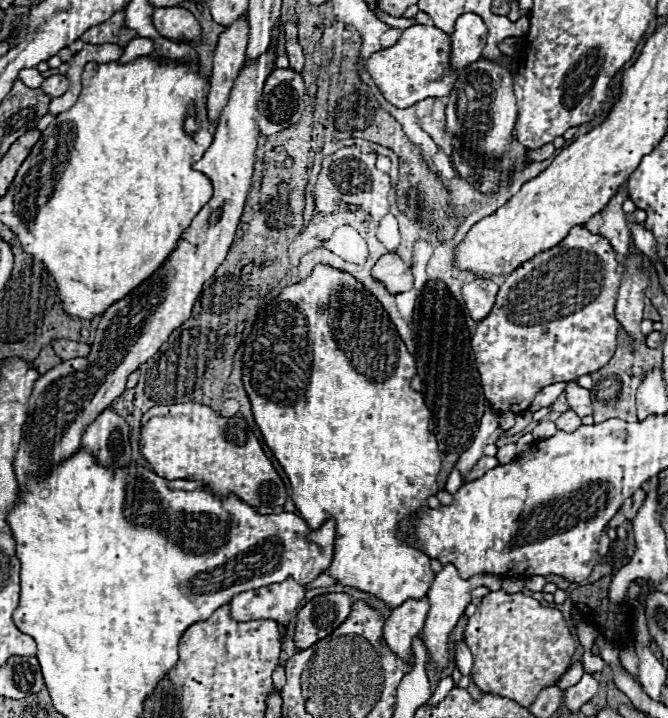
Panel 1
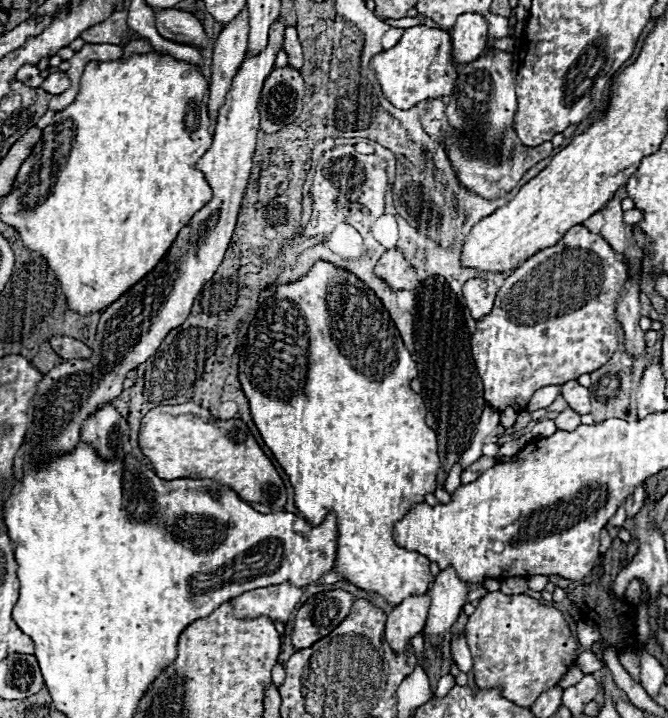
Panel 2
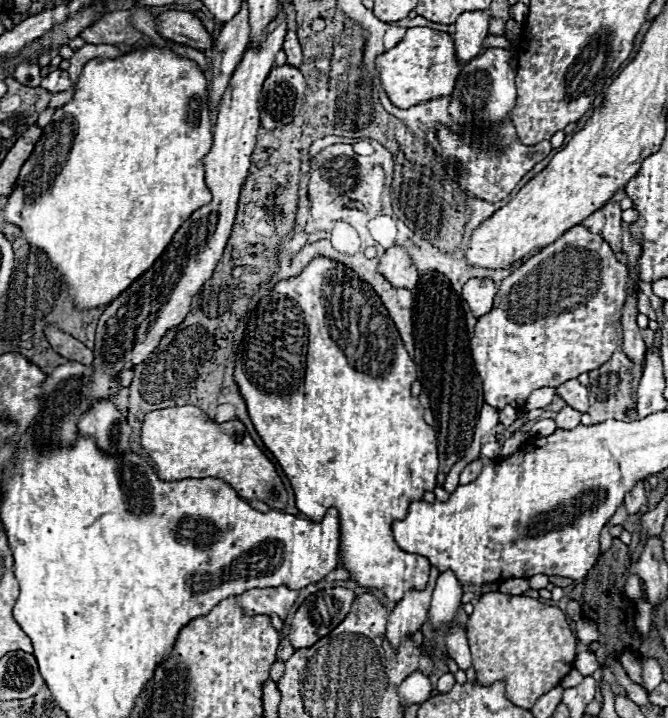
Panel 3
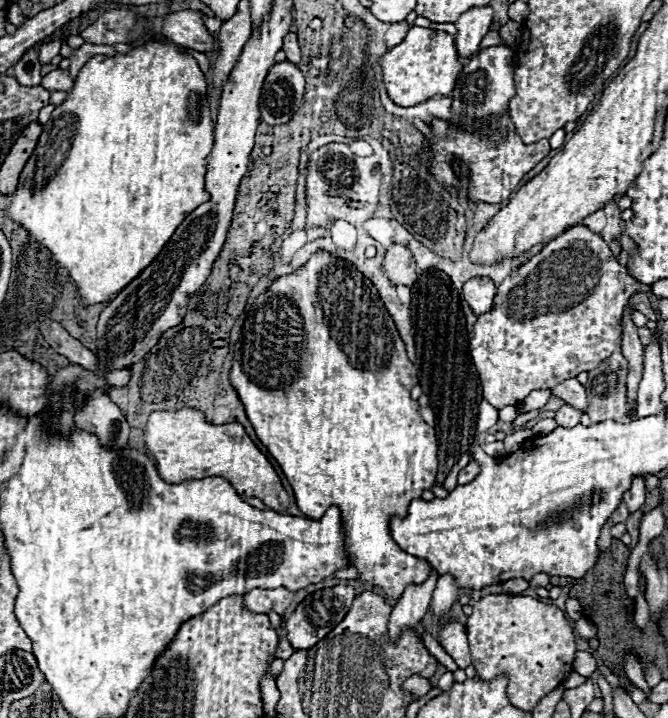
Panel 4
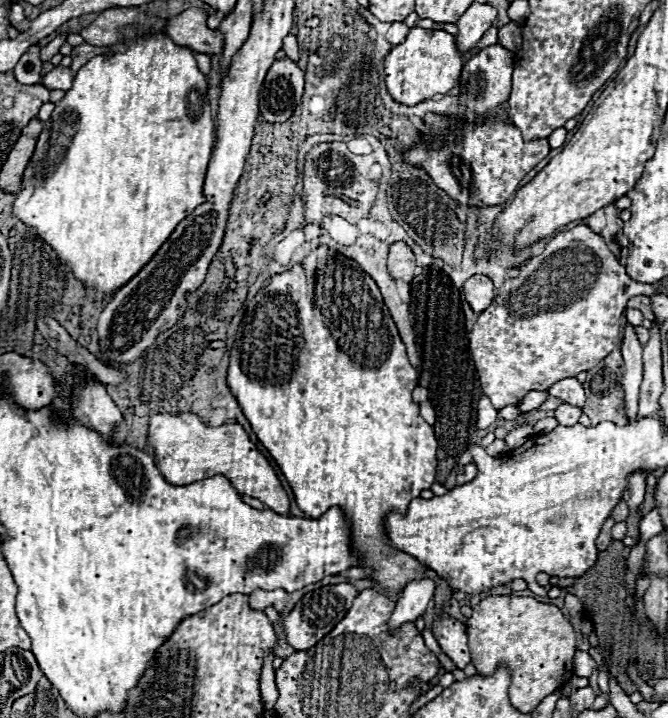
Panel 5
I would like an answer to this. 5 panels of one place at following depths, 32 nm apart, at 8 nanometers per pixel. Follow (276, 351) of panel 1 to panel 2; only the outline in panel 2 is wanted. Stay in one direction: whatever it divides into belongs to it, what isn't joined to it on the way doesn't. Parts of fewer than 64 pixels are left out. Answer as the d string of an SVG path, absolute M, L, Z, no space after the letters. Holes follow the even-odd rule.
M320 260L310 268L310 272L304 278L278 286L276 294L270 300L266 300L262 304L262 308L258 310L256 318L250 324L248 336L238 346L238 350L240 350L240 364L238 364L240 384L242 384L242 390L248 398L248 402L250 402L250 412L252 412L254 424L258 426L264 444L272 450L274 458L278 460L278 464L288 474L288 478L292 482L292 488L294 488L296 508L304 514L304 518L312 526L322 524L324 518L330 512L334 512L336 518L338 518L338 550L336 550L336 562L334 562L332 572L340 574L344 582L350 582L350 584L366 590L366 592L380 594L386 602L390 602L394 606L398 606L408 596L424 594L430 586L430 580L432 580L430 560L420 552L406 550L406 548L398 546L398 542L394 540L394 524L398 520L402 520L414 504L422 504L426 494L434 494L436 474L440 470L440 458L438 458L438 450L436 450L436 434L426 424L426 412L428 410L426 410L422 398L410 388L412 378L416 378L416 374L418 374L416 372L416 362L412 360L410 352L404 348L404 342L402 342L394 322L390 320L388 312L384 310L382 302L354 274L332 266L330 262ZM296 358L302 358L304 366L296 368Z

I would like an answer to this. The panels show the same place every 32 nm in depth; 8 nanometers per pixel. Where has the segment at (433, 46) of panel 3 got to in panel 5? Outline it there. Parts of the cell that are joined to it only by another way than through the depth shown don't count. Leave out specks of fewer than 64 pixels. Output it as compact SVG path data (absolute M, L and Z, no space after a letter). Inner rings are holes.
M414 26L410 28L406 40L394 46L384 58L386 86L396 102L404 106L414 106L436 94L448 94L452 88L456 88L462 66L464 62L452 34L444 30L434 30L430 36L430 30Z

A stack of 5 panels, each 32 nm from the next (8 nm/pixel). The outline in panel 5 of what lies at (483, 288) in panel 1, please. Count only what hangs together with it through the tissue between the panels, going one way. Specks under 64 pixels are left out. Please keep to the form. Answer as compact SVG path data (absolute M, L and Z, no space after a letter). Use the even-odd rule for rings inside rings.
M476 274L476 276L468 278L462 292L464 292L468 304L472 306L472 310L476 314L484 312L492 304L492 298L494 298L492 280L488 276L482 276L482 274Z

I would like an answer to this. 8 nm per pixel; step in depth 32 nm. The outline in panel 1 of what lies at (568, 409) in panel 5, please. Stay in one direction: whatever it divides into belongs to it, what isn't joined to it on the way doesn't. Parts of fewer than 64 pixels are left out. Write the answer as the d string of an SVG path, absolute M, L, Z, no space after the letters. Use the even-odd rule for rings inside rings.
M572 410L564 412L564 414L562 414L554 424L558 426L558 430L562 430L562 432L570 432L570 434L572 434L576 428L580 428L580 426L582 426L580 418L578 418Z

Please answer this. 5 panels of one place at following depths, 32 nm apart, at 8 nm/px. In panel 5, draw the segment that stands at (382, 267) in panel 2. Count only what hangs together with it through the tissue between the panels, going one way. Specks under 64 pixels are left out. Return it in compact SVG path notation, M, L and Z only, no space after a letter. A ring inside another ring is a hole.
M394 242L390 246L386 266L388 266L388 272L390 272L390 276L394 280L404 280L404 282L410 284L414 280L414 276L416 276L416 272L414 272L416 270L414 254L404 242Z

